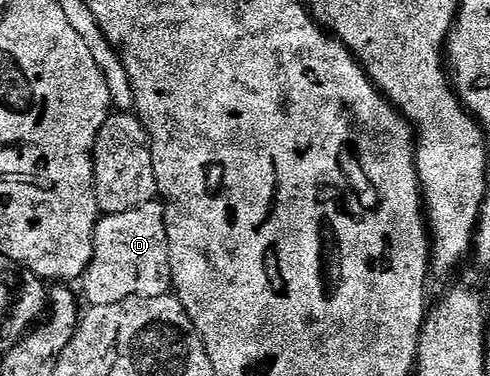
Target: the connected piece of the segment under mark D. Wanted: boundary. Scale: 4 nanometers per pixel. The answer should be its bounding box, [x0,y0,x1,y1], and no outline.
[82,200,172,305]

